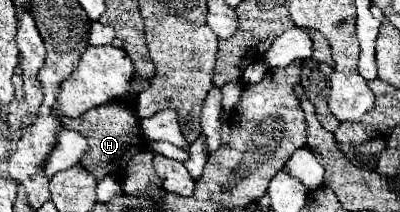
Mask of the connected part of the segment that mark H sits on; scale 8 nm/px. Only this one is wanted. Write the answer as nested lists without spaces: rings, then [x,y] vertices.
[[[107,104],[89,110],[87,114],[79,118],[61,118],[63,128],[71,128],[79,134],[83,134],[89,142],[89,150],[83,154],[81,162],[87,166],[87,170],[101,180],[105,174],[117,174],[123,176],[123,170],[127,166],[127,160],[133,158],[139,150],[145,150],[149,144],[143,138],[141,126],[139,126],[139,116],[135,110],[127,110],[121,104]]]

